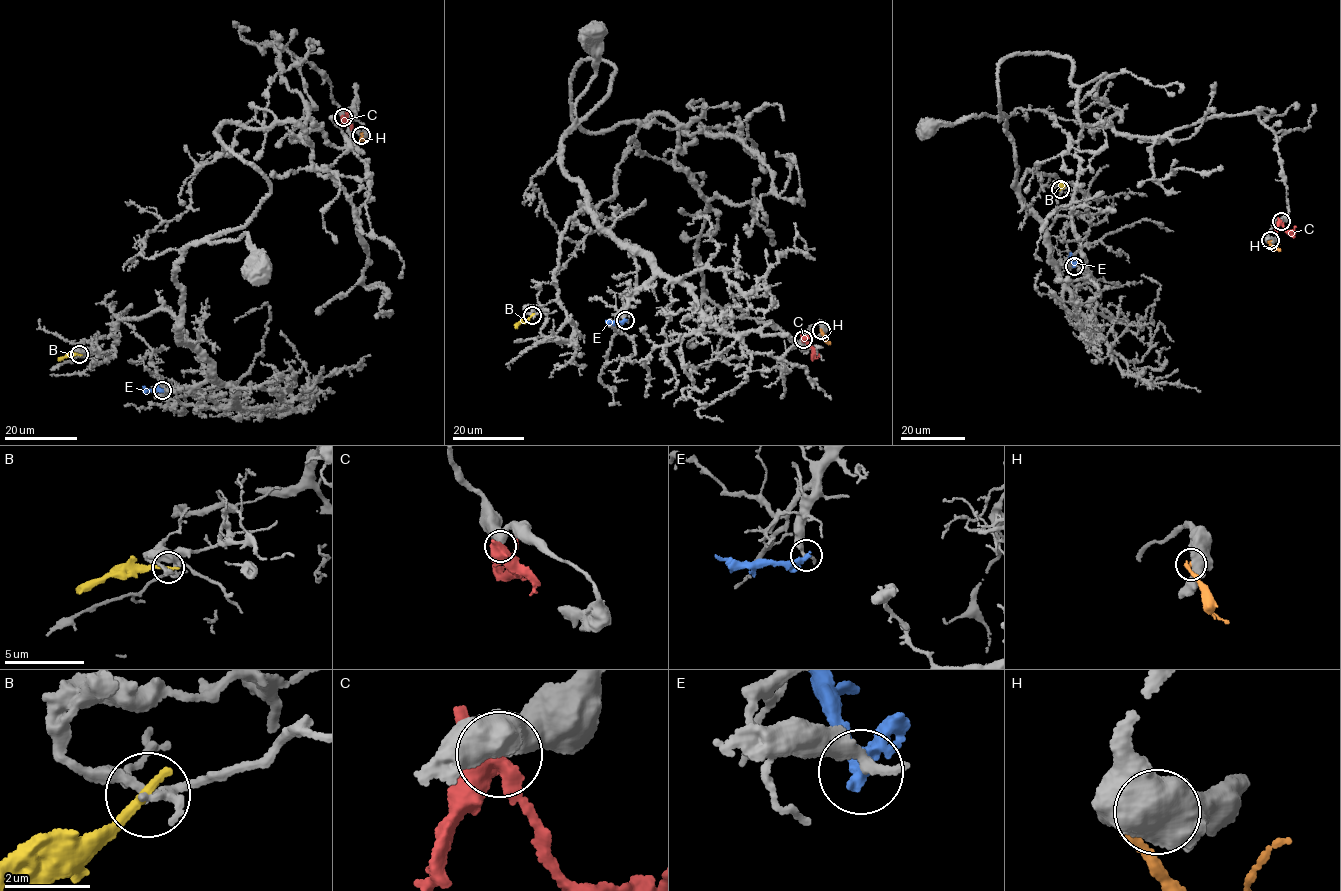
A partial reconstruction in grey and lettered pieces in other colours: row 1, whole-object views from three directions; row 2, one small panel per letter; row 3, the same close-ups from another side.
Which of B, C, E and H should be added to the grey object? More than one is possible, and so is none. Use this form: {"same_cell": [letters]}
{"same_cell": []}

